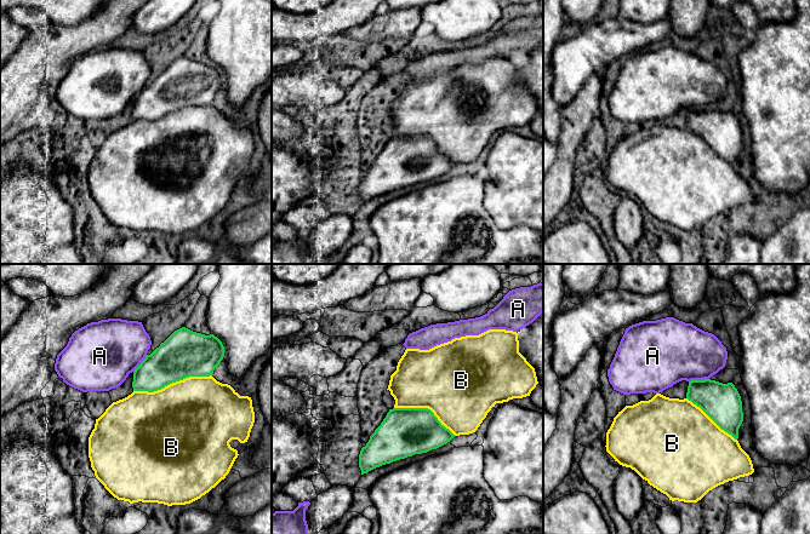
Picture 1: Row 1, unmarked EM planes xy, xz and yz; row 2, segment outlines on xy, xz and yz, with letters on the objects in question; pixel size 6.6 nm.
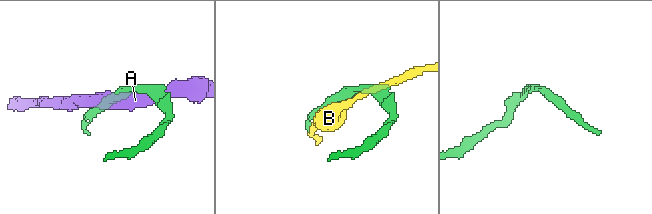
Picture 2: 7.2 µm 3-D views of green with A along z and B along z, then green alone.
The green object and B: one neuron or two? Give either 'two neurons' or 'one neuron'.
one neuron

